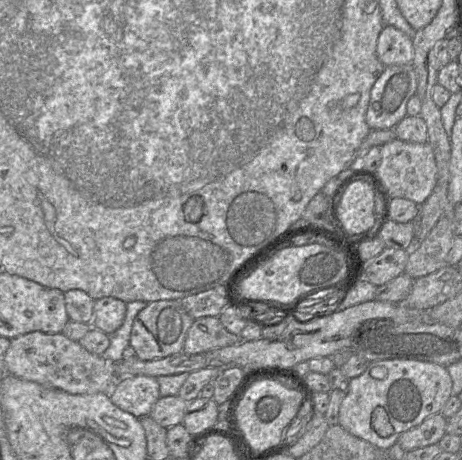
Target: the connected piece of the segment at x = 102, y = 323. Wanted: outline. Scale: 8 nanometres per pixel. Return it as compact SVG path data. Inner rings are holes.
M103 297L94 301L92 328L111 335L124 322L126 315L124 301L114 297Z

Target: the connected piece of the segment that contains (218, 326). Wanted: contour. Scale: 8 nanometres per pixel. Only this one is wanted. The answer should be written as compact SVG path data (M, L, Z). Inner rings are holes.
M205 316L194 320L187 332L182 352L205 353L240 341L240 335L230 333L218 317Z

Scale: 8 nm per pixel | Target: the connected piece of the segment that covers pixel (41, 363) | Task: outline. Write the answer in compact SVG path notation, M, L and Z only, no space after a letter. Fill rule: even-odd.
M34 331L14 337L2 359L7 373L70 394L110 393L118 380L113 371L114 363L90 353L78 341L62 333Z

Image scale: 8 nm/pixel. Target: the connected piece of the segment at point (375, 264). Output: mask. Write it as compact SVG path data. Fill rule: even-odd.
M386 247L378 256L364 265L364 276L375 286L381 286L404 273L409 252Z

